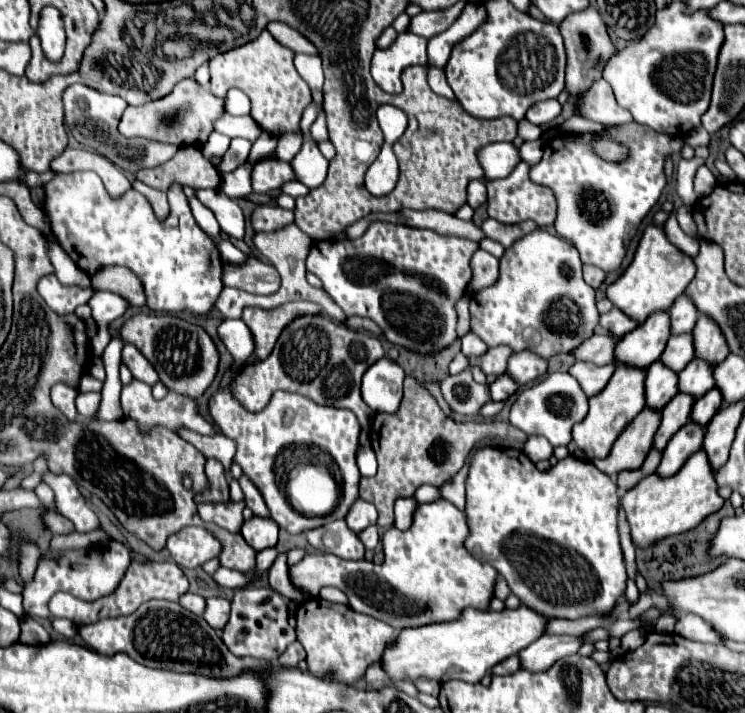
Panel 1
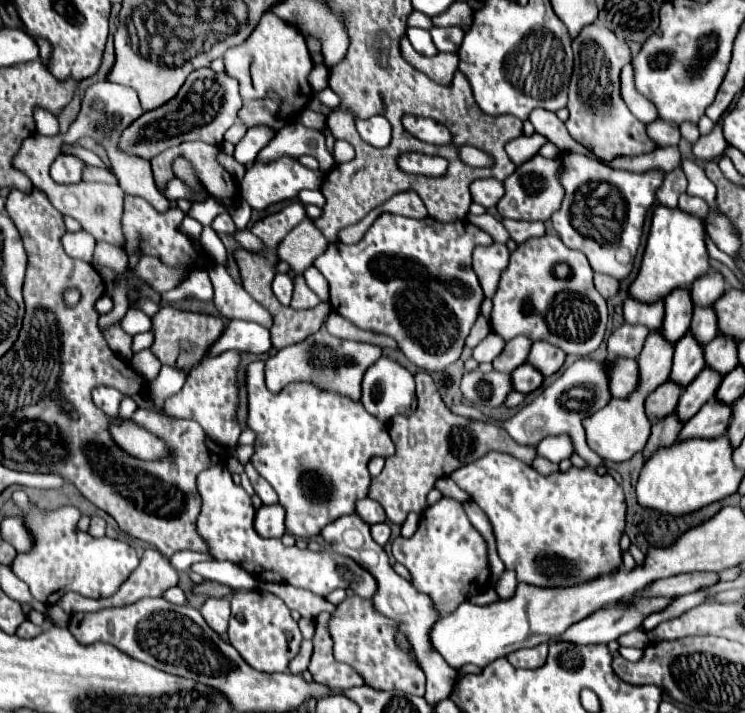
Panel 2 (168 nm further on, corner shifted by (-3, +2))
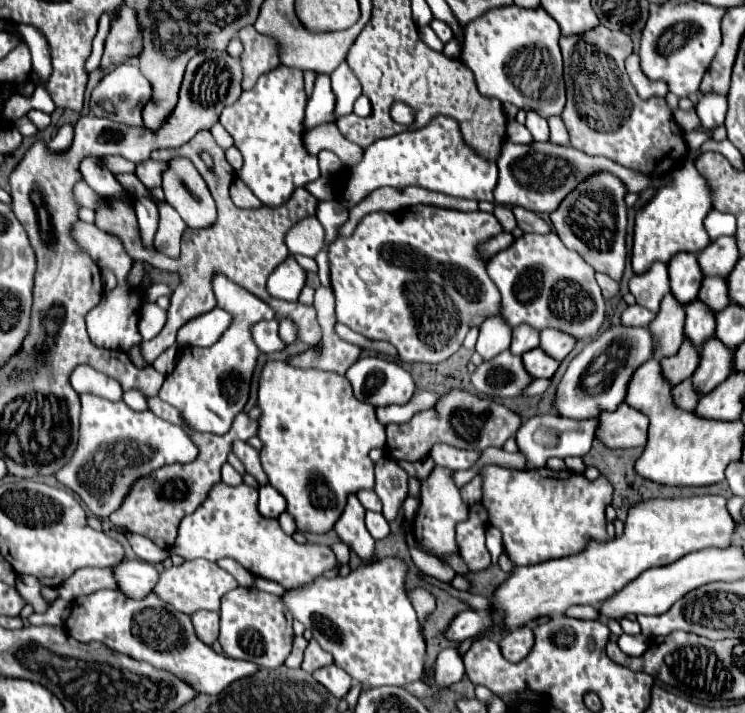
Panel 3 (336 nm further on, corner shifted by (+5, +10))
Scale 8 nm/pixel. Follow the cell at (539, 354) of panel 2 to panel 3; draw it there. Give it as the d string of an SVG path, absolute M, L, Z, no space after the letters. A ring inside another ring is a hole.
M543 329L541 331L541 341L539 341L539 347L549 355L553 357L555 361L561 361L563 357L569 355L569 351L573 349L577 341L573 337L569 337L567 333L561 333L557 329Z

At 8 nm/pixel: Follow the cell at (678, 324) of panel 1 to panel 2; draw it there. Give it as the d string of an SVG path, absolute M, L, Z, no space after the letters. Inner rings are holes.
M711 269L691 285L695 305L713 305L725 293L725 277L721 271Z

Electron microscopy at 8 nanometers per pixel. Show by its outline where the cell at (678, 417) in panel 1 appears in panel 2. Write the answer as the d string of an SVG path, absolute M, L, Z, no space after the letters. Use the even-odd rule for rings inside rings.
M705 367L681 393L681 401L677 405L677 413L681 413L681 421L691 419L709 399L715 397L715 391L721 385L723 375L711 367Z

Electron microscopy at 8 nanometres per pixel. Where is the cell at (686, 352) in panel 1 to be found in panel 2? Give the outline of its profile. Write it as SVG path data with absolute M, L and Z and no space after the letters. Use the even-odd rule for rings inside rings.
M697 305L697 307L695 307L693 321L691 321L691 331L693 331L693 335L695 335L701 343L709 343L709 341L717 335L719 325L717 325L717 317L715 317L713 305L707 305L707 307Z

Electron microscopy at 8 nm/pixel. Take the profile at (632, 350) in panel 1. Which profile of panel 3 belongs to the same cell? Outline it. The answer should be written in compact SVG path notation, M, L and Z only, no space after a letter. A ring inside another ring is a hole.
M679 253L669 263L669 285L677 303L687 305L697 299L697 291L701 287L703 275L697 263L697 257L691 253Z

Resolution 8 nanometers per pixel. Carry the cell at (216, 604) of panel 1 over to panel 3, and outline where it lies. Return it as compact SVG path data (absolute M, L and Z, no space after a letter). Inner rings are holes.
M197 611L191 615L191 621L197 629L197 637L211 645L219 637L219 613L215 611Z

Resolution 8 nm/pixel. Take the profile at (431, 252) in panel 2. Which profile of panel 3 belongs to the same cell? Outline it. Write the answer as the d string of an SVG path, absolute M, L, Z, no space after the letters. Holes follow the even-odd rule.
M415 205L401 213L375 211L365 215L351 237L335 239L327 251L337 321L365 335L367 339L383 339L393 343L403 361L441 363L449 359L461 347L469 327L481 325L485 317L499 313L501 295L487 277L485 263L481 263L475 253L477 243L497 233L501 233L499 221L491 213L483 211L463 213L431 205ZM361 267L369 267L377 279L361 279Z

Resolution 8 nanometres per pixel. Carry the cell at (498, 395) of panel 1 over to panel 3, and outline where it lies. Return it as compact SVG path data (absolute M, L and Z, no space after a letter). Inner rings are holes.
M531 349L529 353L523 353L521 359L523 359L523 365L525 365L525 371L533 379L539 379L539 377L549 379L559 367L559 363L555 359L551 359L551 357L547 357L541 349Z

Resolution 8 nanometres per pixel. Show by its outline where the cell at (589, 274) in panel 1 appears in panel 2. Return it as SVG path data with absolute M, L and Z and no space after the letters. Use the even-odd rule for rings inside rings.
M595 273L595 287L597 287L597 291L599 291L605 299L617 295L617 291L619 291L617 279L613 279L613 277L609 277L609 275L601 275L601 273L599 273L599 275Z

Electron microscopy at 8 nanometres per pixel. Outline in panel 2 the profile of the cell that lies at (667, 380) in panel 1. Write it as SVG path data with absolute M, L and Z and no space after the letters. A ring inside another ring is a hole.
M689 331L689 333L685 333L685 337L681 337L681 341L677 341L673 369L671 369L669 379L681 381L681 385L689 385L703 367L705 367L703 345Z

